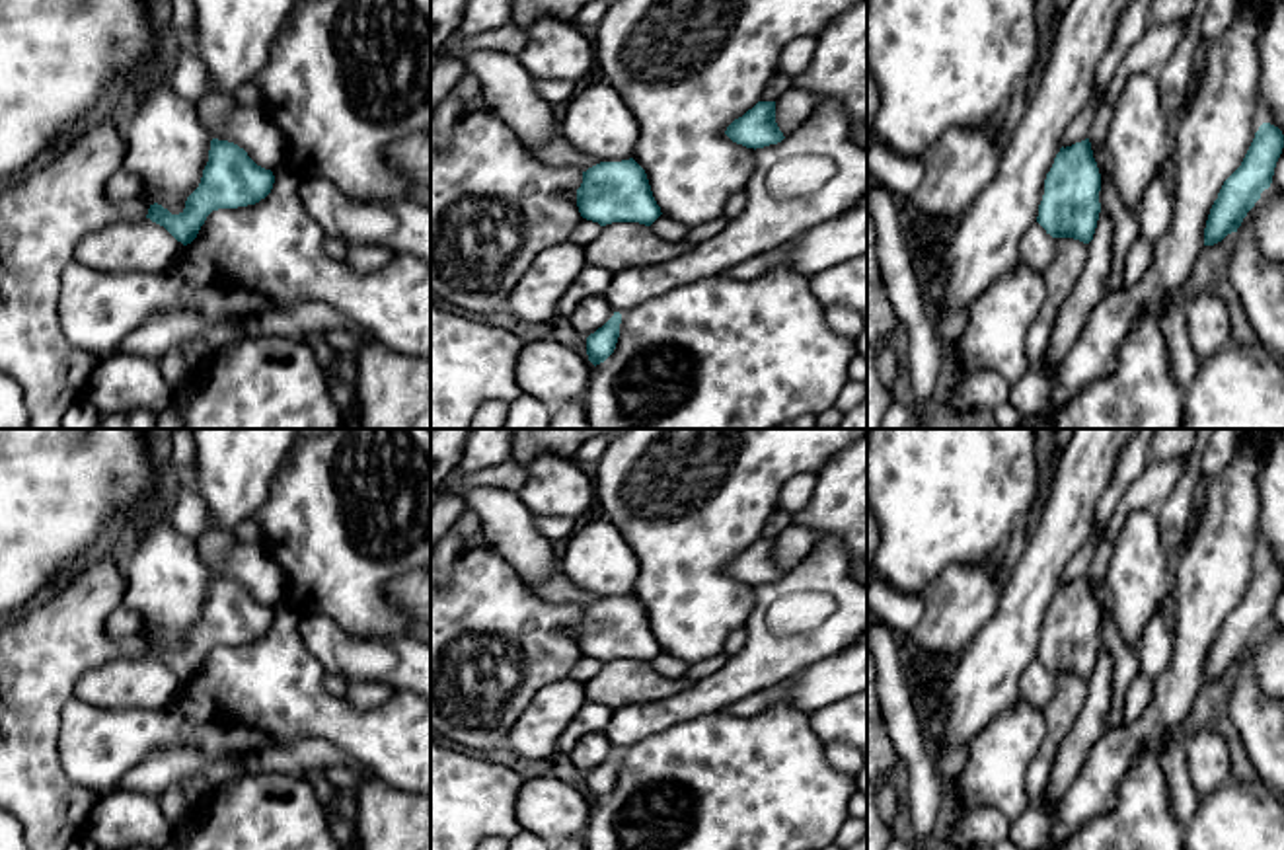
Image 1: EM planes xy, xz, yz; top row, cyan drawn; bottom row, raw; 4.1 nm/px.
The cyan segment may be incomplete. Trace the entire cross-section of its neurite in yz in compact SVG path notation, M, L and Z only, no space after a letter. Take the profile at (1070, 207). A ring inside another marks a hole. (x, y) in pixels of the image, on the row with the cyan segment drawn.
M1089 138L1062 146L1044 179L1037 222L1052 238L1093 240L1101 203L1101 174Z

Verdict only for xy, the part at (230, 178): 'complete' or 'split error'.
complete

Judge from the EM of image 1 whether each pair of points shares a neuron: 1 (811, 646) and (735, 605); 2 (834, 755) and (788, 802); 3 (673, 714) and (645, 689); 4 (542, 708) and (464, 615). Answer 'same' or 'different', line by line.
1: different
2: different
3: different
4: different

